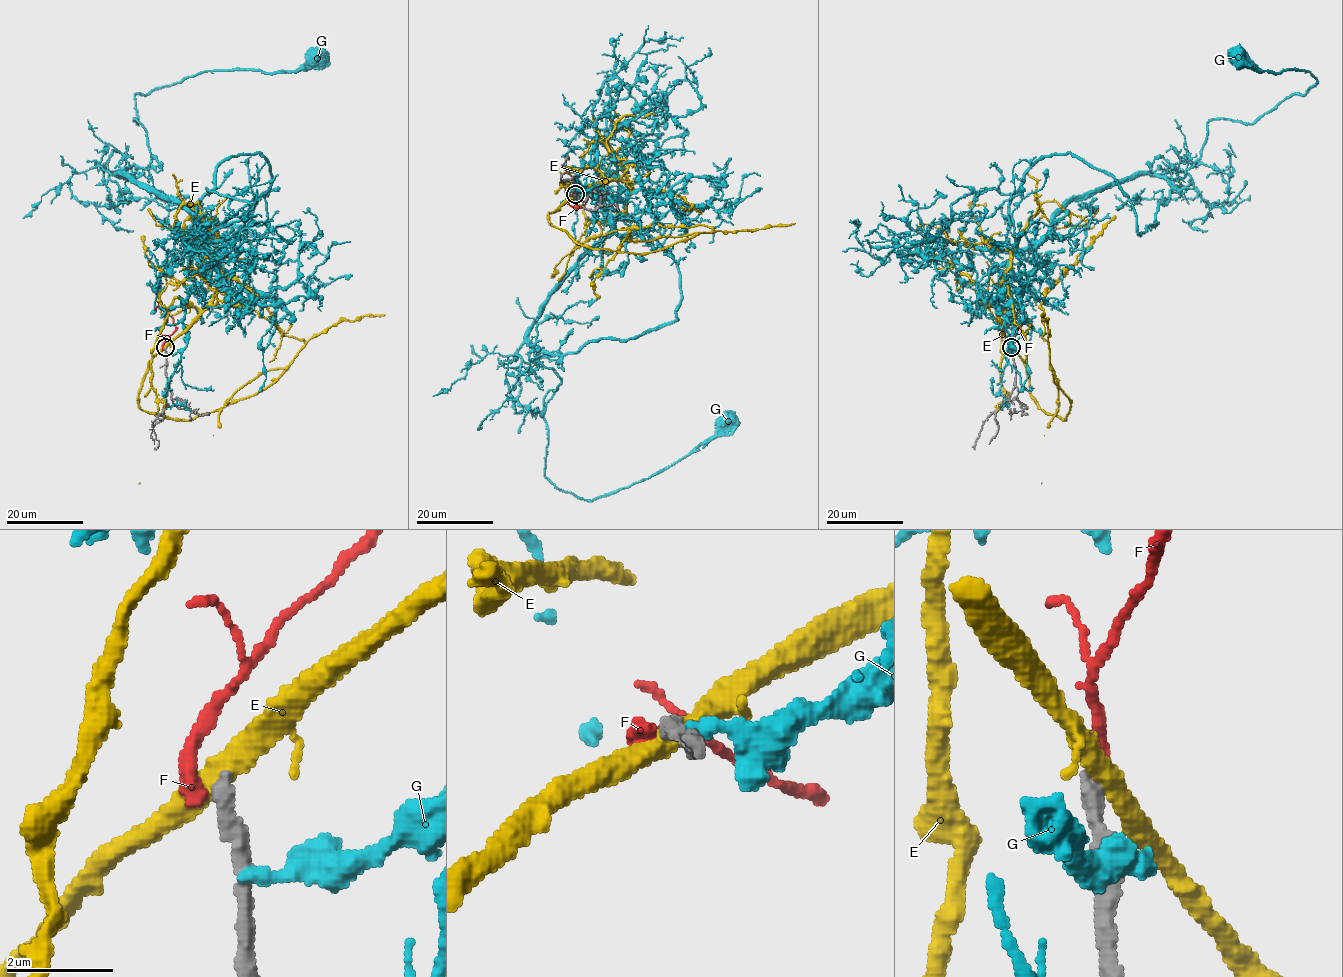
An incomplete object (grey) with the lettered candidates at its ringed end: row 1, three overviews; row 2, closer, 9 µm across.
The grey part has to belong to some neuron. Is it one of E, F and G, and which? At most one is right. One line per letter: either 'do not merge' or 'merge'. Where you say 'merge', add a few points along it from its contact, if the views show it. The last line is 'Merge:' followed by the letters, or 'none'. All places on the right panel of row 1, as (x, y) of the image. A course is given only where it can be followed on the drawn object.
E: do not merge
F: do not merge
G: do not merge
Merge: none

